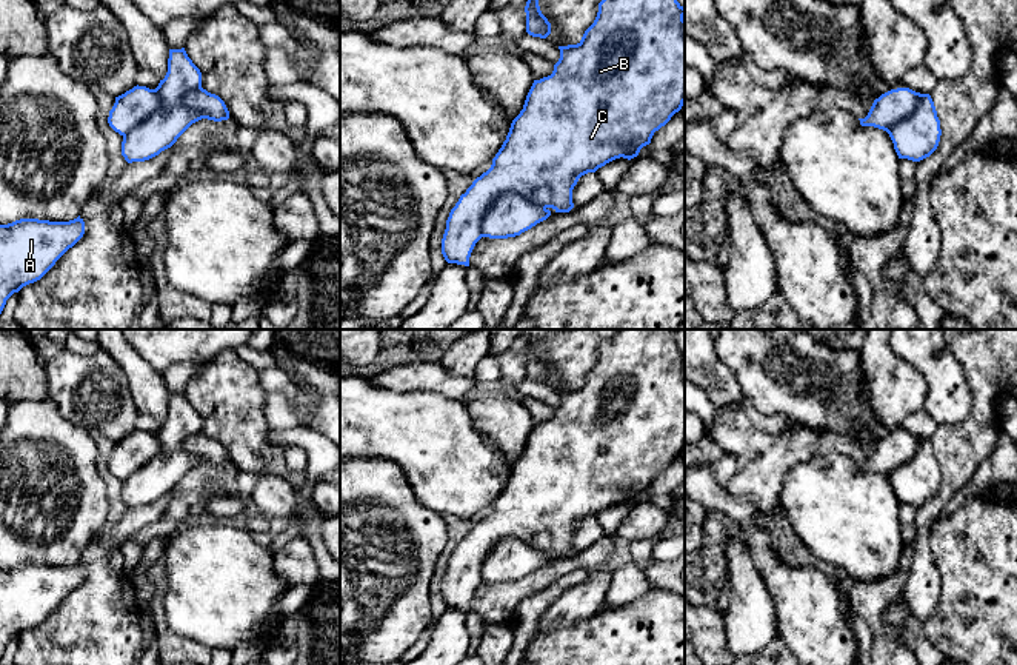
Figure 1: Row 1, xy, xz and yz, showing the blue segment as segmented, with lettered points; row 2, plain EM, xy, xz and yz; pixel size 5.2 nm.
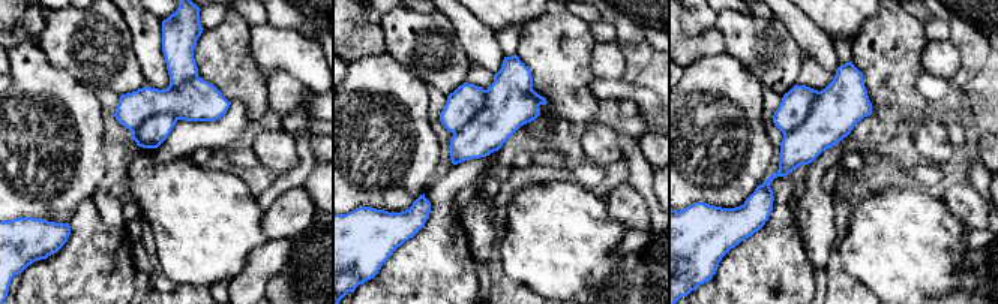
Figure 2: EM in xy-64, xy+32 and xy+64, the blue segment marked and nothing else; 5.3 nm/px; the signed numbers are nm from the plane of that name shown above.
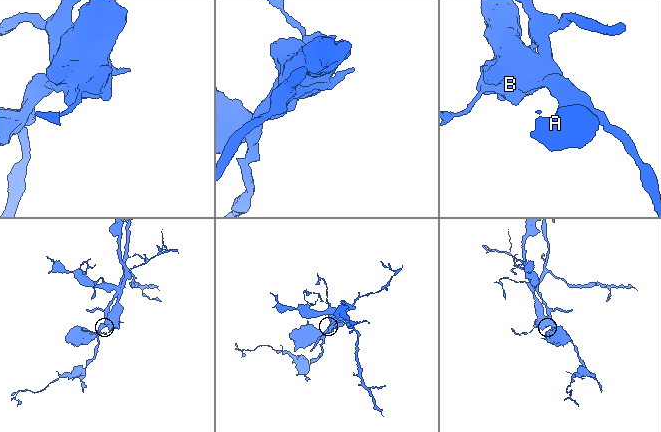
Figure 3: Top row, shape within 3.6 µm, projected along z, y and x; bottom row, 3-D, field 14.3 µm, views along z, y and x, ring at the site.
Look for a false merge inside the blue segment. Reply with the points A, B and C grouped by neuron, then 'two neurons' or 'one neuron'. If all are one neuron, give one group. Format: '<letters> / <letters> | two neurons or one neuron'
A / B C | two neurons

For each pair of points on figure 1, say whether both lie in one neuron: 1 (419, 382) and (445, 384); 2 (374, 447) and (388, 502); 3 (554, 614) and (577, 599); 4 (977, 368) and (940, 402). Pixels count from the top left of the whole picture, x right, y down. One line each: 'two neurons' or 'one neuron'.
1: one neuron
2: two neurons
3: one neuron
4: two neurons

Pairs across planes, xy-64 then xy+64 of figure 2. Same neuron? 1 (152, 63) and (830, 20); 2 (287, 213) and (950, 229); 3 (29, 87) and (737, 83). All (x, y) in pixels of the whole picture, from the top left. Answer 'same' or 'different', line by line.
1: different
2: different
3: same

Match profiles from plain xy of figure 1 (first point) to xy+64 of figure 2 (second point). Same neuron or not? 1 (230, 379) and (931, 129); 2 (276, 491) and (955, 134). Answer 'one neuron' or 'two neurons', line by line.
1: two neurons
2: two neurons

